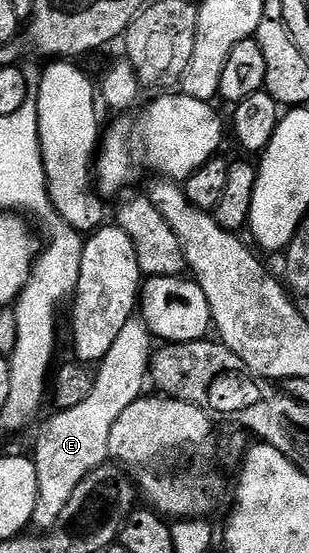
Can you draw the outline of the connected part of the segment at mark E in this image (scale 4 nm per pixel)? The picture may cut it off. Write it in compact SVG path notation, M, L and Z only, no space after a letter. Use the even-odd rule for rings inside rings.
M140 317L129 319L127 325L123 325L119 337L115 337L115 345L111 345L107 357L96 368L90 395L75 408L58 410L42 425L37 435L37 444L31 450L37 474L37 500L31 524L34 532L51 530L55 521L59 521L59 513L63 513L67 501L71 501L71 493L79 489L79 485L96 467L106 466L111 425L119 421L127 405L142 398L144 391L141 390L145 383L147 387L149 361L154 347L154 340L144 321Z

